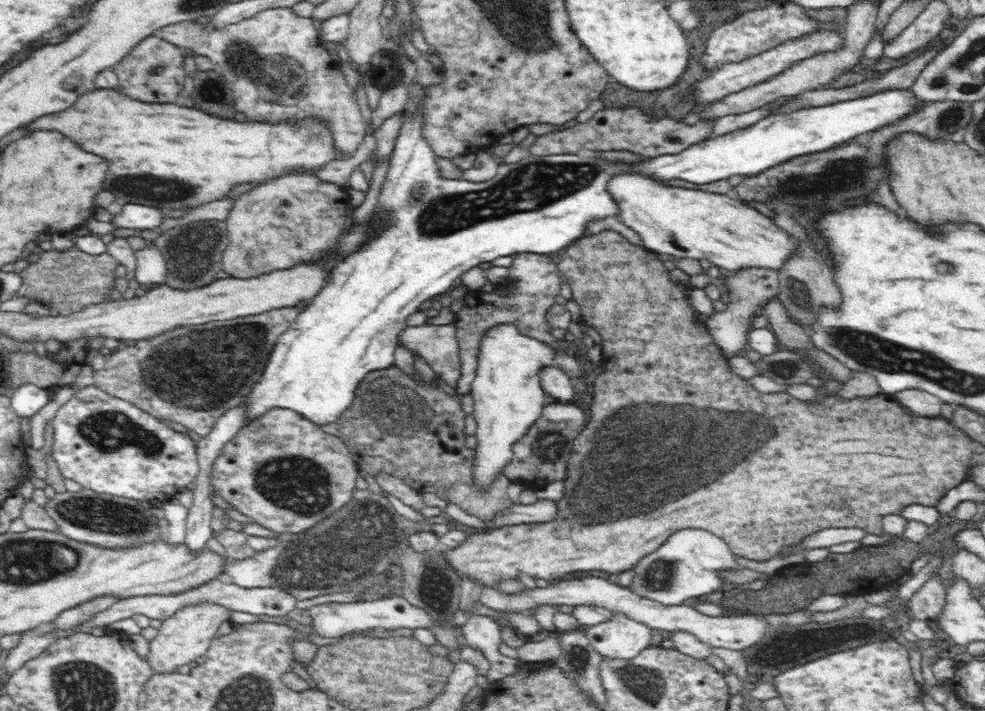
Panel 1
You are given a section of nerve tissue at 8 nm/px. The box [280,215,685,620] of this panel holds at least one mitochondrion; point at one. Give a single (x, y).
(394, 406)

